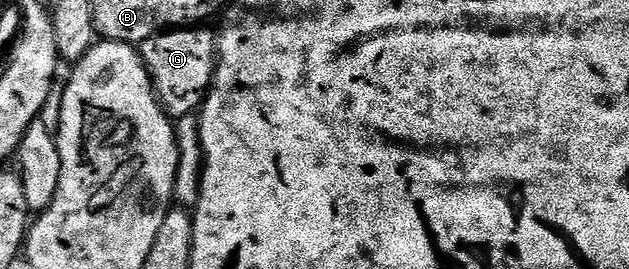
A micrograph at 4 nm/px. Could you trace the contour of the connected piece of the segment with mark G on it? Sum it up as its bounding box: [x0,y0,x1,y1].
[140,25,218,121]

